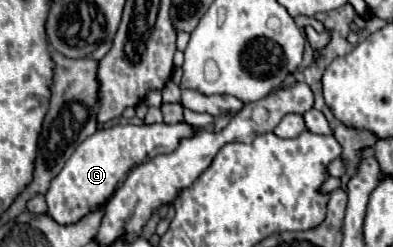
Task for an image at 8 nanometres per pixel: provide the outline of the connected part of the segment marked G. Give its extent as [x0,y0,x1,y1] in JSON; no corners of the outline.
[47,123,195,225]

